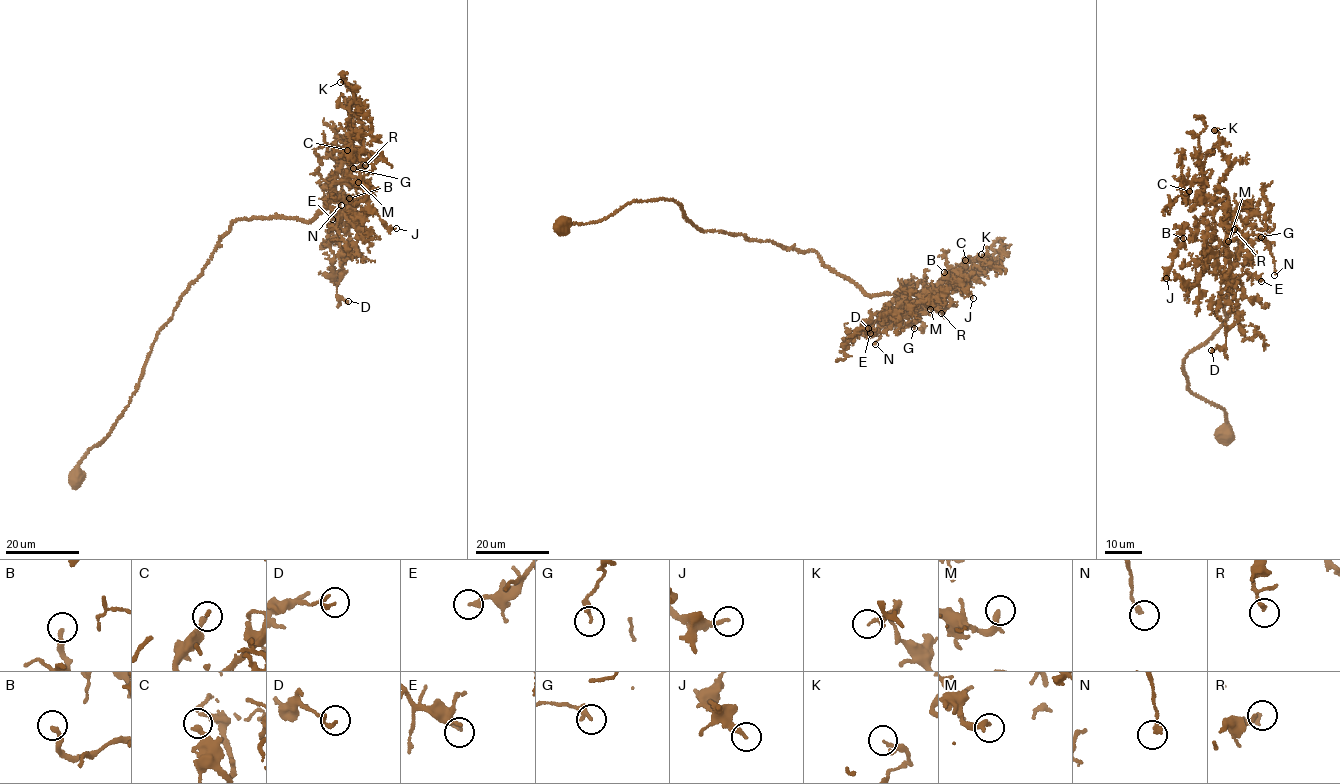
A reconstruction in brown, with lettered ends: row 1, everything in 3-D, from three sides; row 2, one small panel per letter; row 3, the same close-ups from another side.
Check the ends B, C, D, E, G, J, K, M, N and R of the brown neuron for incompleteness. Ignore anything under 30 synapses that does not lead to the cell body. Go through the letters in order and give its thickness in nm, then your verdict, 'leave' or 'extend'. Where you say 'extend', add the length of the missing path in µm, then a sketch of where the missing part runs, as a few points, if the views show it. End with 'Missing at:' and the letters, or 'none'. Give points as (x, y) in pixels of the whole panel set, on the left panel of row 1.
B: 240 nm thick; leave
C: 260 nm thick; leave
D: 110 nm thick; leave
E: 190 nm thick; leave
G: 240 nm thick; leave
J: 220 nm thick; leave
K: 240 nm thick; leave
M: 260 nm thick; leave
N: 190 nm thick; leave
R: 140 nm thick; leave
Missing at: none

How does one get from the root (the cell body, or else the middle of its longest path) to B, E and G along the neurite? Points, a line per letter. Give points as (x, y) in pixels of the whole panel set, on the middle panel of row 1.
B: (561, 224), (672, 199), (697, 228), (811, 250), (871, 295), (960, 281), (944, 272)
E: (561, 224), (673, 200), (702, 230), (811, 250), (868, 294), (897, 294), (904, 306), (870, 333)
G: (561, 224), (673, 200), (697, 228), (811, 250), (868, 294), (915, 292), (914, 328)

